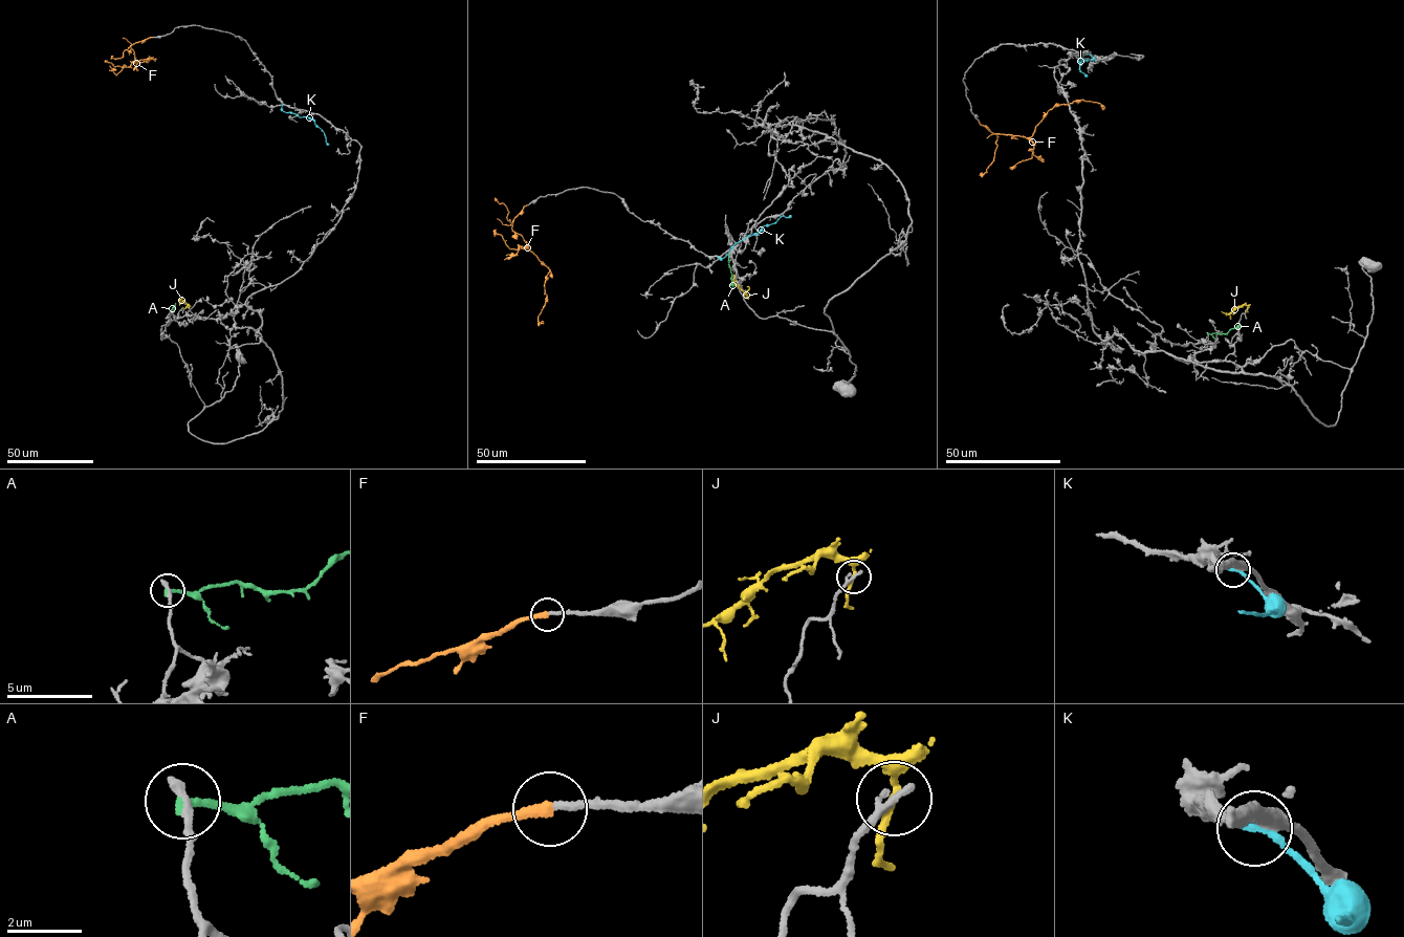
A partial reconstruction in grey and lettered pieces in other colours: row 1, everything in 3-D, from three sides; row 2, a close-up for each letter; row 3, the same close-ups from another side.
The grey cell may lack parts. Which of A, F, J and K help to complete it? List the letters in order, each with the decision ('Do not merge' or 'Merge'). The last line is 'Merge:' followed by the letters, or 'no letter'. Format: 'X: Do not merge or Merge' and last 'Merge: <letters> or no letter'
A: Do not merge
F: Merge
J: Do not merge
K: Do not merge
Merge: F

